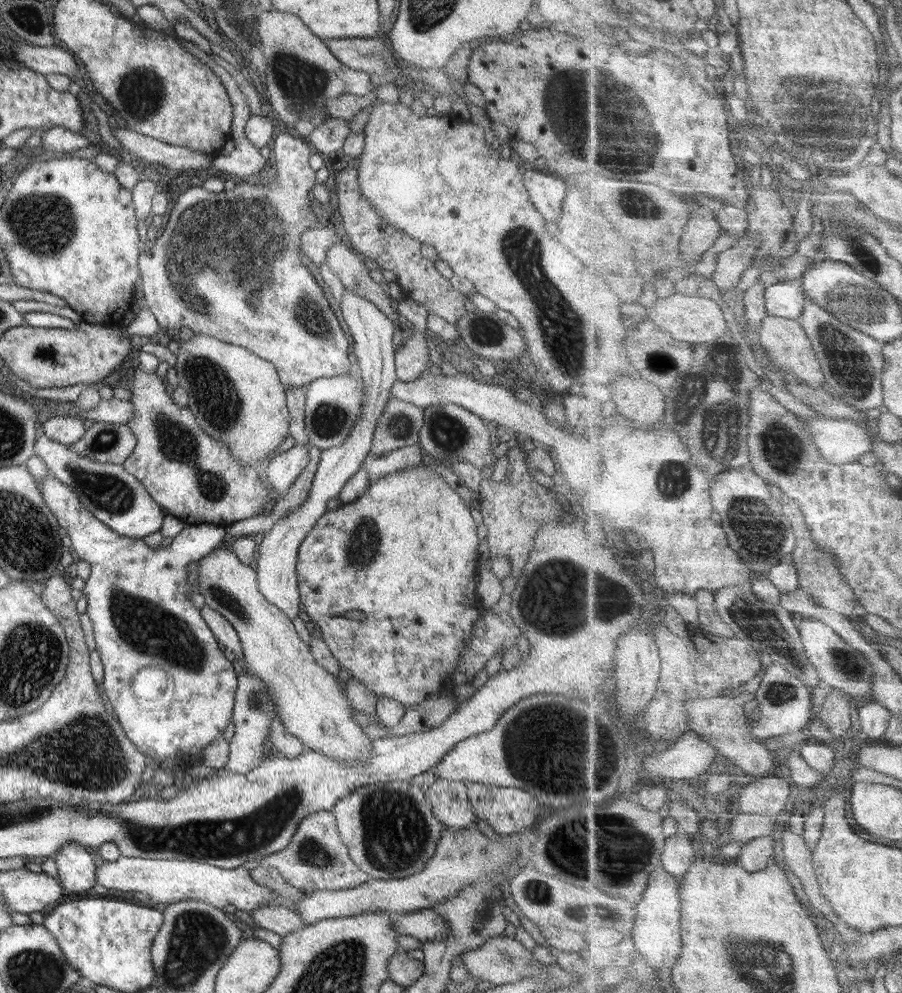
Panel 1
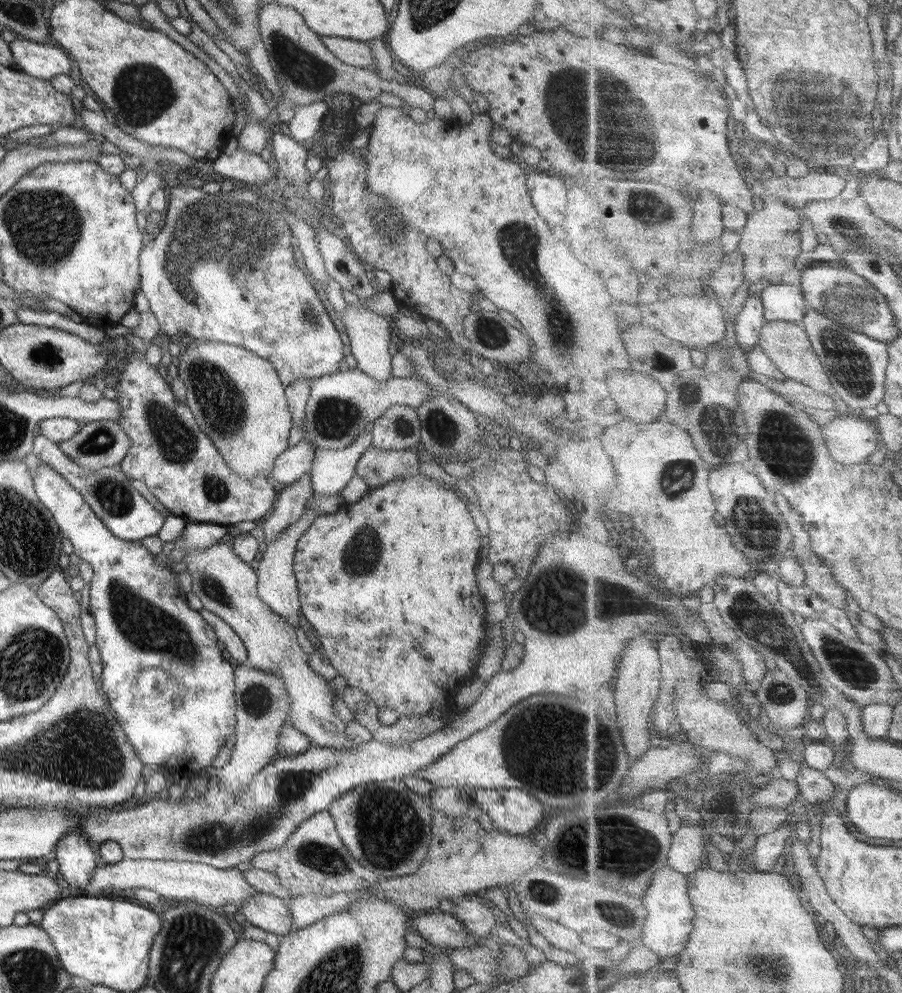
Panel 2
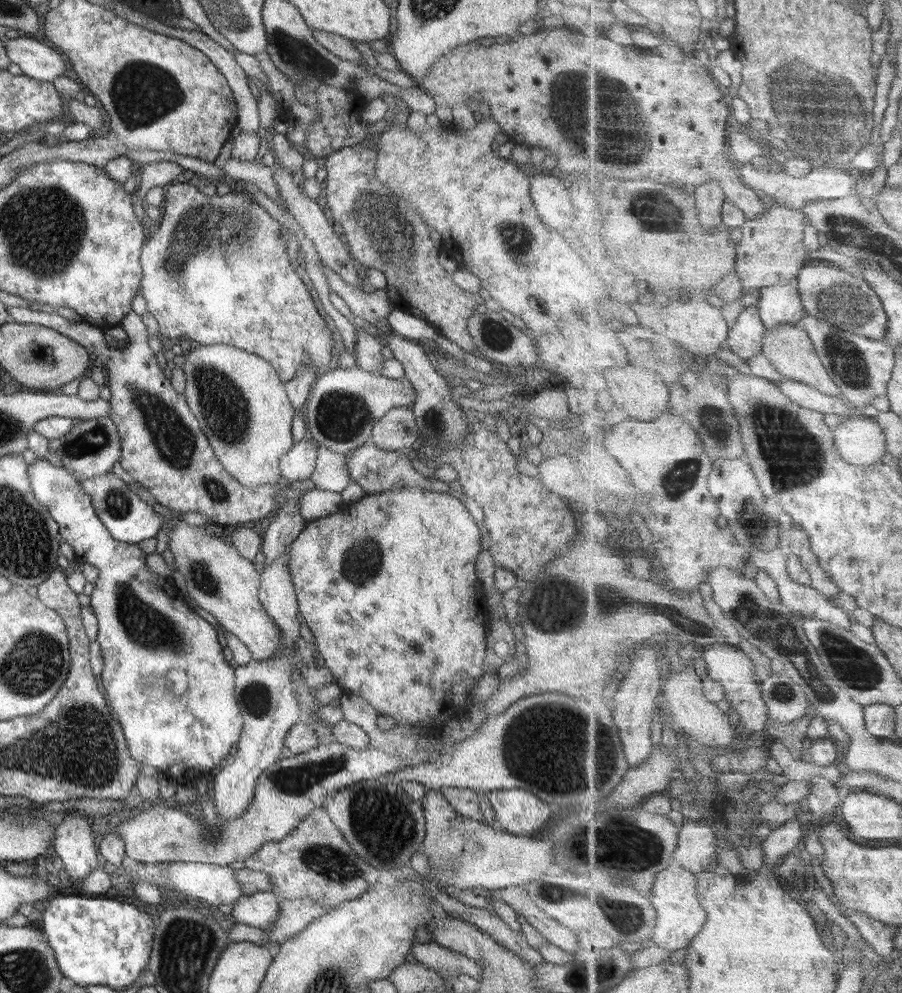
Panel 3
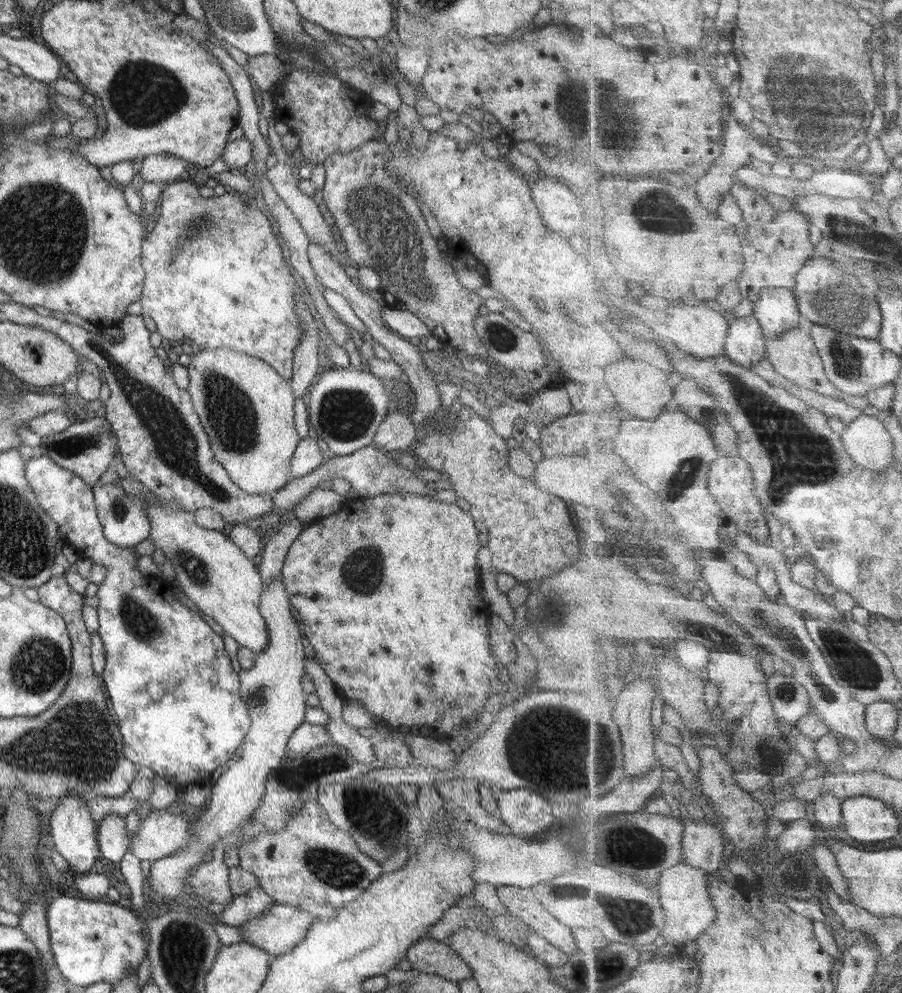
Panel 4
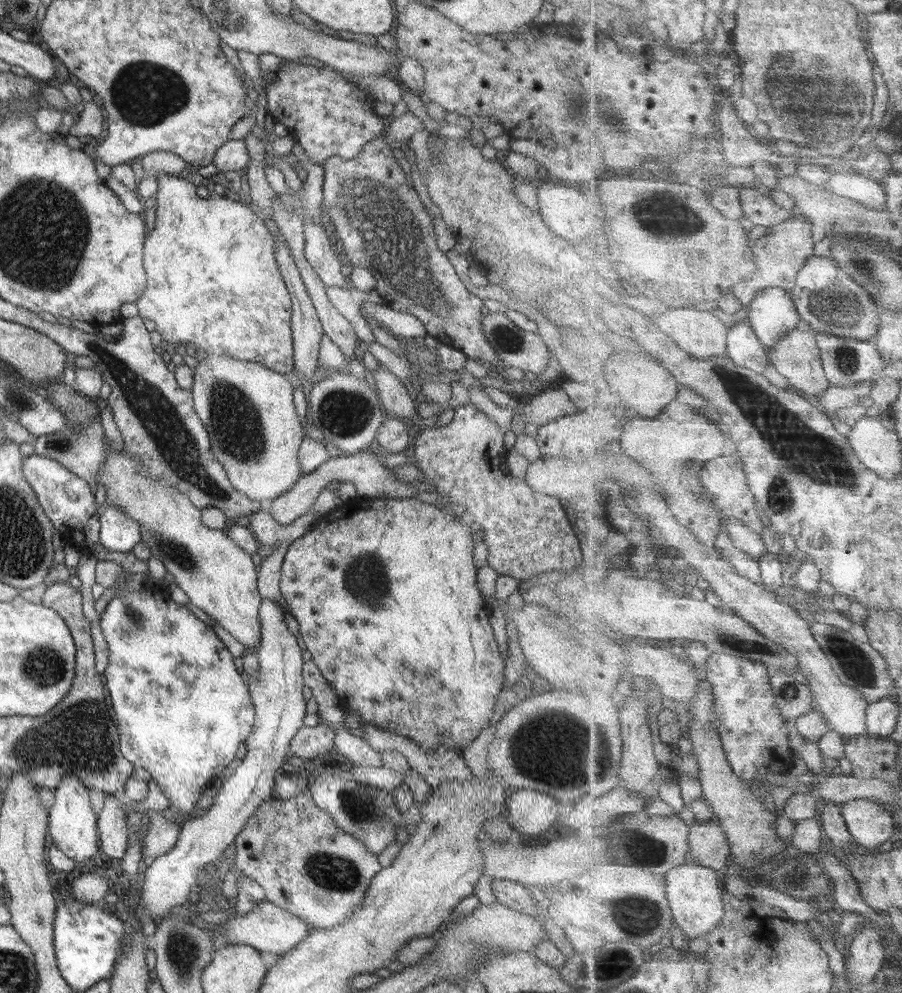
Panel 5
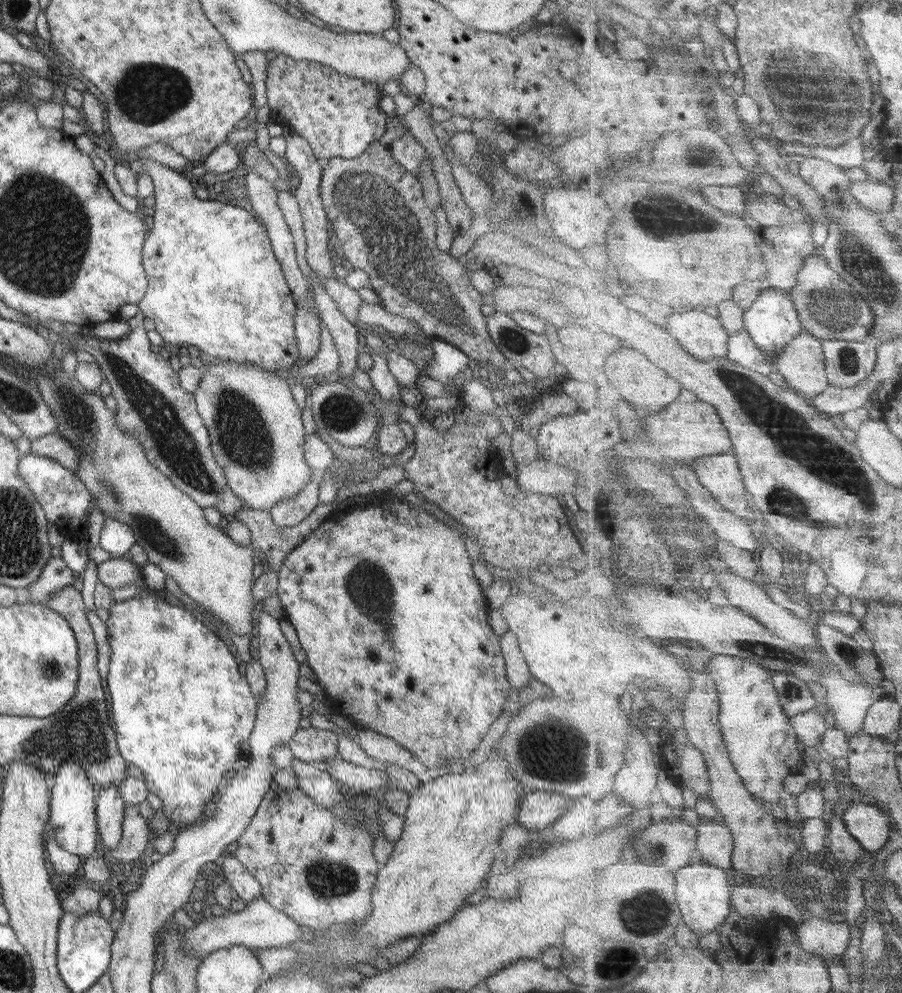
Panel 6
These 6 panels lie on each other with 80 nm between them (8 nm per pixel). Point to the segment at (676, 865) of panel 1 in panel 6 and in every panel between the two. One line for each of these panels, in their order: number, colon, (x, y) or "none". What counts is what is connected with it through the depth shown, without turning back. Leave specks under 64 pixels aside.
2: (688, 846)
3: (697, 852)
4: (703, 846)
5: (708, 844)
6: (715, 845)

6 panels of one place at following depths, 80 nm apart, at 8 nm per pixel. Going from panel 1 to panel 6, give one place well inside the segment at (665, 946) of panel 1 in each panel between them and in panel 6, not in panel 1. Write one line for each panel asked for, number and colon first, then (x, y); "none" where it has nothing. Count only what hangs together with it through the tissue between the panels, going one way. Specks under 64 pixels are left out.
2: (667, 931)
3: (681, 915)
4: (684, 891)
5: (696, 893)
6: (704, 892)

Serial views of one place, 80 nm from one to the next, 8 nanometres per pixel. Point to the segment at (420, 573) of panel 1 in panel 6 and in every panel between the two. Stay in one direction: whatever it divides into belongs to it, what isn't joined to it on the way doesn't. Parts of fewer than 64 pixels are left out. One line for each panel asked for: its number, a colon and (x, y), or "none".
2: (407, 633)
3: (387, 586)
4: (386, 589)
5: (384, 592)
6: (418, 663)

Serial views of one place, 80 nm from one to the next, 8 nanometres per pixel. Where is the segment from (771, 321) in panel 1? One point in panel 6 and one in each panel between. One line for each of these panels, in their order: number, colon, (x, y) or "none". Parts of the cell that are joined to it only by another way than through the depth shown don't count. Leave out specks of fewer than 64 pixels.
2: (787, 344)
3: (789, 347)
4: (794, 355)
5: (798, 357)
6: (802, 363)

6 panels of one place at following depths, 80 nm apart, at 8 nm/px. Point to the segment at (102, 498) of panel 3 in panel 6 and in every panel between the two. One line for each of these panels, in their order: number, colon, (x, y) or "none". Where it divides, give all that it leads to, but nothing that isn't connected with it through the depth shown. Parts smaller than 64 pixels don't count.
4: (123, 523)
5: (117, 533)
6: (115, 538)

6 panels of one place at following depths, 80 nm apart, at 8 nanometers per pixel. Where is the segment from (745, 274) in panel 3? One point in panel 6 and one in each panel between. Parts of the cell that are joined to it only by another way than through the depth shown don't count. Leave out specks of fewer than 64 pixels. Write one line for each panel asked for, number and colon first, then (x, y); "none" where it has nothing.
4: (775, 252)
5: (781, 251)
6: (786, 248)

